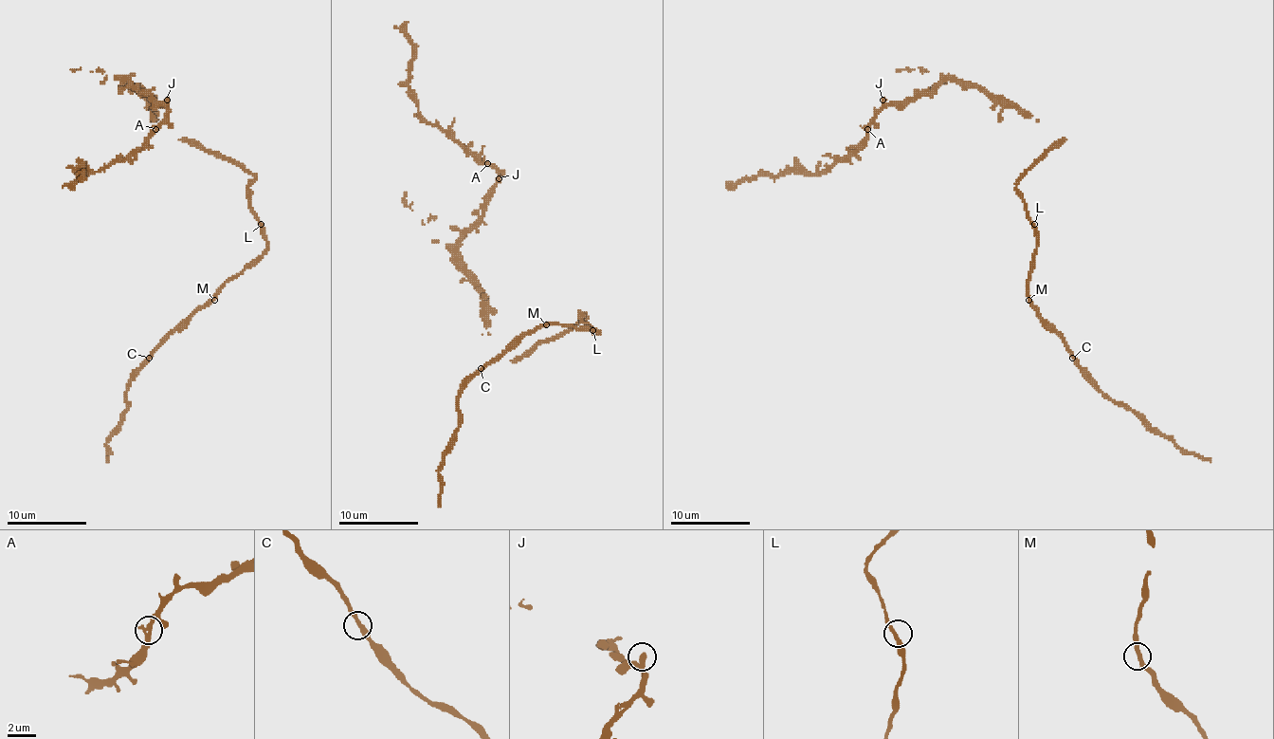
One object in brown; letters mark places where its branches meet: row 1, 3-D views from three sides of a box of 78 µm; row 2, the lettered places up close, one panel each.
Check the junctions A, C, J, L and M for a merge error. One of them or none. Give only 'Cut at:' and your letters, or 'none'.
Cut at: none

